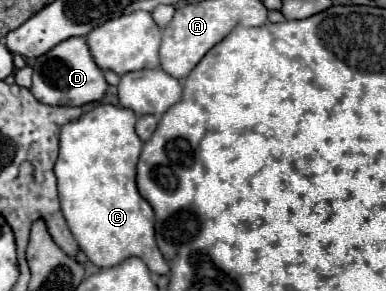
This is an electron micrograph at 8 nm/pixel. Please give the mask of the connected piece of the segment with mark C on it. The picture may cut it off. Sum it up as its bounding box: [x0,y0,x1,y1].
[53,104,169,274]

